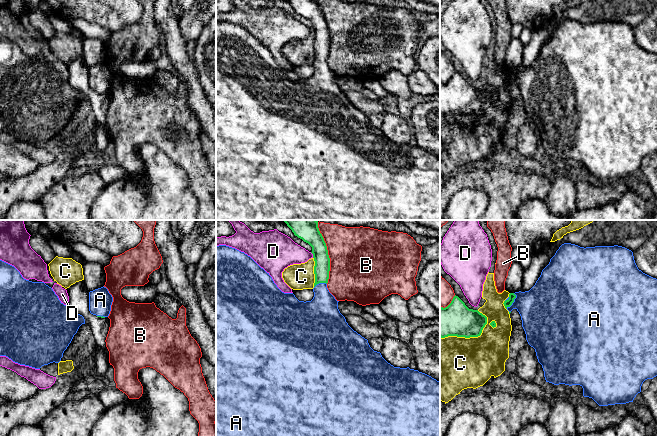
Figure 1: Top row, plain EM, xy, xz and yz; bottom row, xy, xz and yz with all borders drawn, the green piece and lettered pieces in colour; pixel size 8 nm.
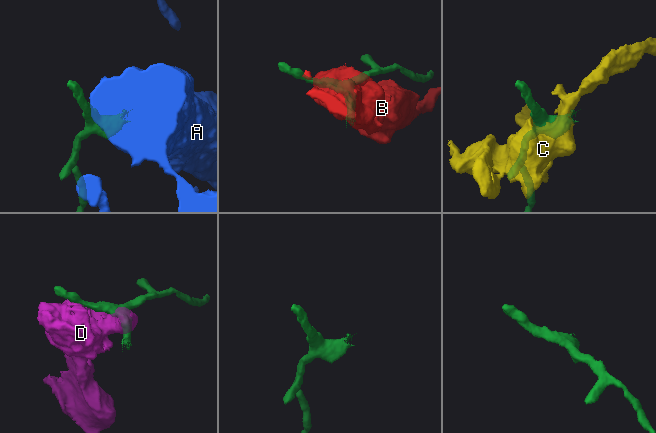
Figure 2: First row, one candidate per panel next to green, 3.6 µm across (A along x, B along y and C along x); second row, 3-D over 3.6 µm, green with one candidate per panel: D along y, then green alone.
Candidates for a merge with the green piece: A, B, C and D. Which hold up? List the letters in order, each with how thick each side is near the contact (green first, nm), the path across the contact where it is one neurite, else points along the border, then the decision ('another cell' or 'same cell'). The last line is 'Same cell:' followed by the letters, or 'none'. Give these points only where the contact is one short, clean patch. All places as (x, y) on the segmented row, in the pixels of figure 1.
A: calibres 60 and 380 nm; way yz (512, 296), (513, 301), (543, 309); same cell
B: calibres 180 and 460 nm; another cell
C: calibres 260 and 440 nm; another cell
D: calibres 200 and 240 nm; another cell
Same cell: A

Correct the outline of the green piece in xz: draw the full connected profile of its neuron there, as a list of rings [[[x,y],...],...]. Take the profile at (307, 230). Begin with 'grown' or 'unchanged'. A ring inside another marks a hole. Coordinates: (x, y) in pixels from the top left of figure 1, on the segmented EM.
grown | [[[283,221],[295,236],[312,247],[315,283],[311,301],[299,301],[293,293],[282,292],[269,273],[244,252],[226,245],[216,246],[216,436],[440,436],[440,382],[409,367],[394,367],[348,325],[338,309],[339,301],[327,288],[330,258],[318,221]]]

